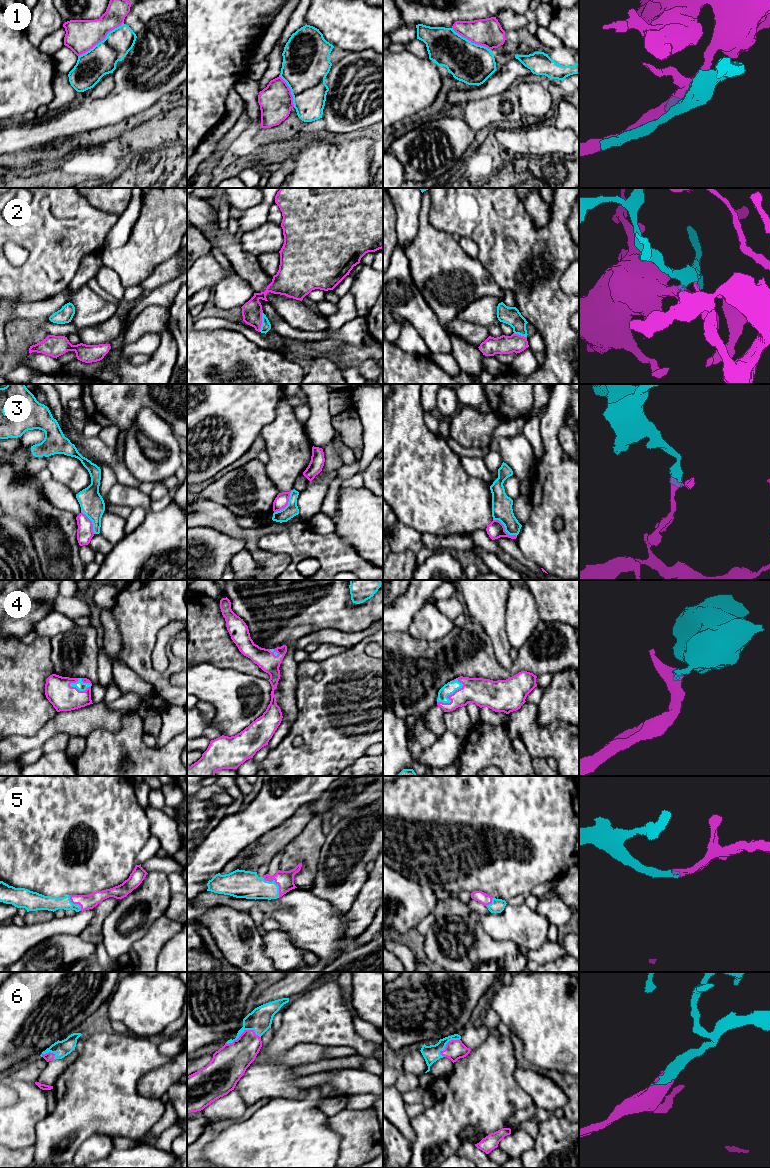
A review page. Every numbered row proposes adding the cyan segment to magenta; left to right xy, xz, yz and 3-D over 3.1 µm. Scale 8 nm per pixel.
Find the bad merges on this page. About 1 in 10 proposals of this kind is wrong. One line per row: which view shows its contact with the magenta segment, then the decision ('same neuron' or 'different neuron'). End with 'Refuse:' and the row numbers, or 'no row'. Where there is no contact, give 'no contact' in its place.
1: xy | same neuron
2: xz | same neuron
3: xz | different neuron
4: yz | same neuron
5: xz | same neuron
6: xz | same neuron
Refuse: 3

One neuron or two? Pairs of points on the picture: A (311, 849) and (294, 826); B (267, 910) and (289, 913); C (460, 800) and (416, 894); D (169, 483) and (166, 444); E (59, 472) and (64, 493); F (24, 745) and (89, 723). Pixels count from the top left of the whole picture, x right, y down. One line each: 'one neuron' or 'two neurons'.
A: two neurons
B: two neurons
C: two neurons
D: two neurons
E: two neurons
F: one neuron

